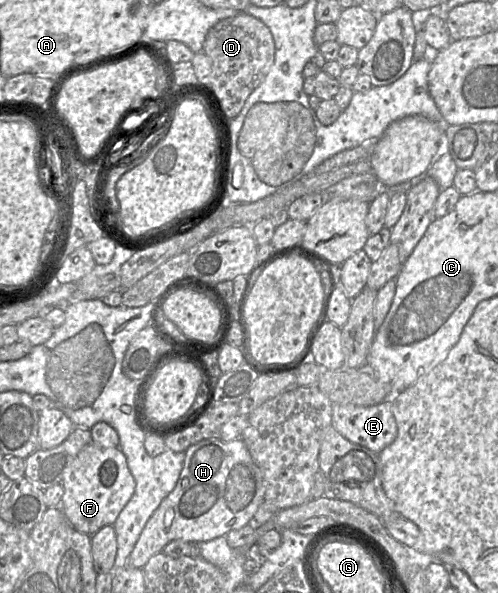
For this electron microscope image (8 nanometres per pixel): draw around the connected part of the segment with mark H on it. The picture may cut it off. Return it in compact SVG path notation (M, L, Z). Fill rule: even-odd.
M211 438L193 444L185 451L183 468L174 489L162 500L147 521L129 556L128 565L142 568L153 555L162 552L164 547L175 539L201 543L239 530L252 523L253 516L263 502L262 472L241 438L232 441Z

